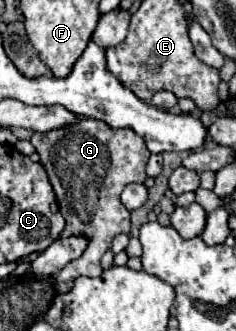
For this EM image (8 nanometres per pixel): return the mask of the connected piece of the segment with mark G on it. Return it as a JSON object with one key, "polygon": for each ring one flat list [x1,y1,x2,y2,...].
{"polygon":[[83,118,69,128,37,132,33,134,31,144,41,156,41,164,49,174,61,214,67,220,61,238,83,236,89,240,83,256,69,262,55,276,57,292,69,292,75,278,101,276,103,268,99,260,111,248,111,240,121,232,129,234,129,210,121,204,119,196,127,184,145,182,145,164,151,152,145,148,141,136,137,136,131,128,111,128,103,120,93,118]]}

